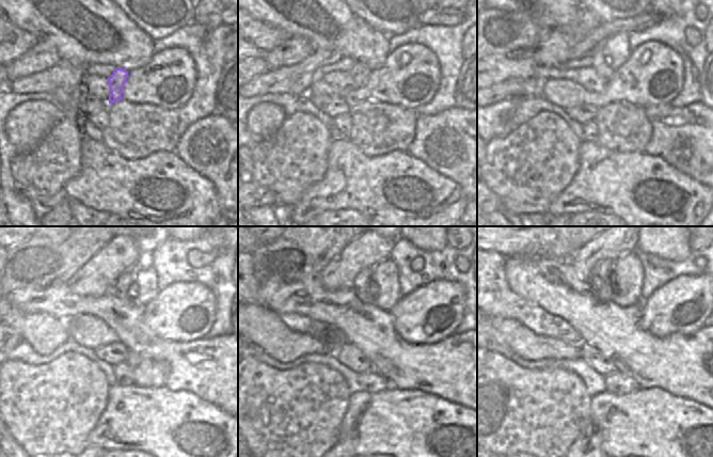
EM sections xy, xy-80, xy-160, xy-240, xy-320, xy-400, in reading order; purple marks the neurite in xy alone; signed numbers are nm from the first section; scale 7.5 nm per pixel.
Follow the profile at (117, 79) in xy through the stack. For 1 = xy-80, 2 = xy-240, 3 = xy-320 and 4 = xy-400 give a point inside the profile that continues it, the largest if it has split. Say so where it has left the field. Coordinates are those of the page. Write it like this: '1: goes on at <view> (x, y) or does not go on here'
1: goes on at xy-80 (359, 73)
2: goes on at xy-240 (126, 279)
3: goes on at xy-320 (362, 280)
4: goes on at xy-400 (598, 280)

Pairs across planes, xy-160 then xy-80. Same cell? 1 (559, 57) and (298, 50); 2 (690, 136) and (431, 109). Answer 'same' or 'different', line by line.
1: same
2: different

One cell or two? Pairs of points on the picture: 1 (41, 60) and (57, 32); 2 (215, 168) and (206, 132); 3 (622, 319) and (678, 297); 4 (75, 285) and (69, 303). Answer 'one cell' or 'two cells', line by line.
1: two cells
2: one cell
3: two cells
4: two cells

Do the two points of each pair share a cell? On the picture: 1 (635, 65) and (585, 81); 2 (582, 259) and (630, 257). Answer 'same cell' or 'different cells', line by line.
1: different cells
2: different cells

